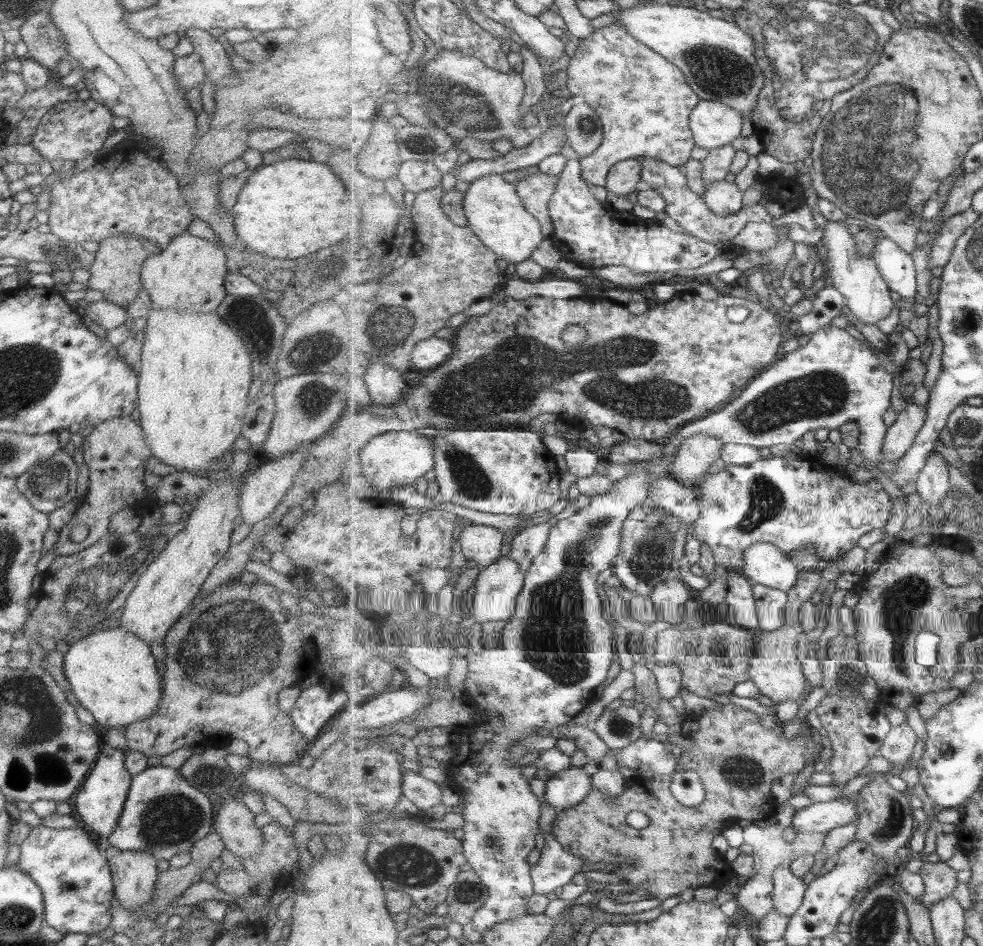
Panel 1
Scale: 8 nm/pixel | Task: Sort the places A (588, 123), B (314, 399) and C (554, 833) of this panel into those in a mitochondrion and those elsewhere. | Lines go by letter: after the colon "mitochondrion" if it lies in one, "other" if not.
A: mitochondrion
B: mitochondrion
C: other

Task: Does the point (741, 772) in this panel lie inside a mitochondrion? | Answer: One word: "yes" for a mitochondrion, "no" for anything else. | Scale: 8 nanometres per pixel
yes

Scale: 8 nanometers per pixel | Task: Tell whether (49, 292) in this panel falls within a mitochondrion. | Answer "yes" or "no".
no

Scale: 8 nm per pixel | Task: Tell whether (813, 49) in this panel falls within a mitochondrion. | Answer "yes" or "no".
yes

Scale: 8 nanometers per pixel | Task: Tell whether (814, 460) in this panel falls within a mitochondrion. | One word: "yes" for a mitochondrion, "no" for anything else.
no

